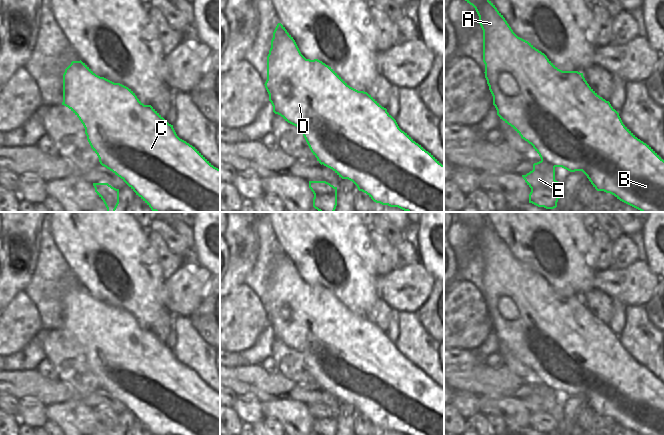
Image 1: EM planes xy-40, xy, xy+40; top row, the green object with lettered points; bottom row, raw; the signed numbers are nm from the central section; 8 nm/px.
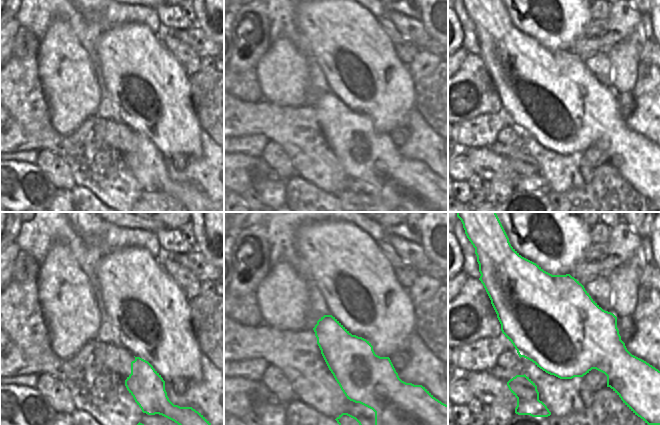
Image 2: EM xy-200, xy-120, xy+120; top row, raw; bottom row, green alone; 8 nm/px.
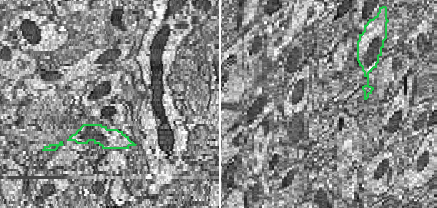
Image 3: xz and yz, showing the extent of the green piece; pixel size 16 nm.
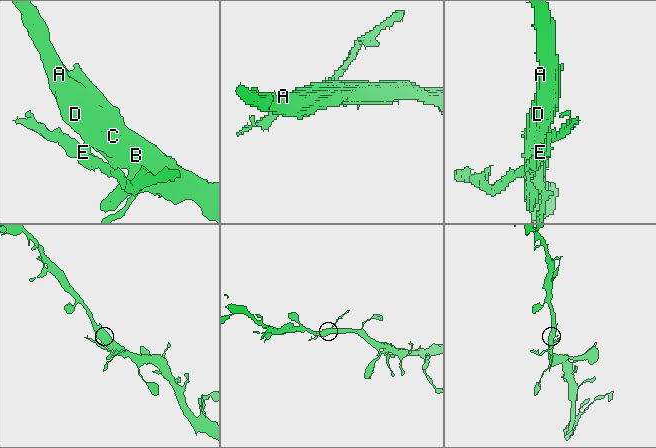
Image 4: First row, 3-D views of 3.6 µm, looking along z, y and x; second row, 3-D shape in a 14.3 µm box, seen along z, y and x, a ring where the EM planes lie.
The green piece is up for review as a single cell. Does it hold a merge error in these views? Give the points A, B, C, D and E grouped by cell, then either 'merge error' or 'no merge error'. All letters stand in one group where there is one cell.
A B C D / E; merge error

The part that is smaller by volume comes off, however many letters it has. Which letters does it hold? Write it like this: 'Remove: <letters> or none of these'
Remove: E

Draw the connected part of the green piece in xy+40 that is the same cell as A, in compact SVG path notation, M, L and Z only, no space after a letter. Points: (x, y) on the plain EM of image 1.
M485 212L457 214L479 240L483 254L485 302L500 343L533 370L541 385L570 396L582 395L597 415L610 417L640 435L664 435L664 384L623 348L619 337L589 310L583 297L558 293L544 277L518 261L487 222Z

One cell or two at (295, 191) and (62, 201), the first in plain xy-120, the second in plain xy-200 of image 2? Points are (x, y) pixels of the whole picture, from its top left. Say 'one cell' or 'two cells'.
two cells

